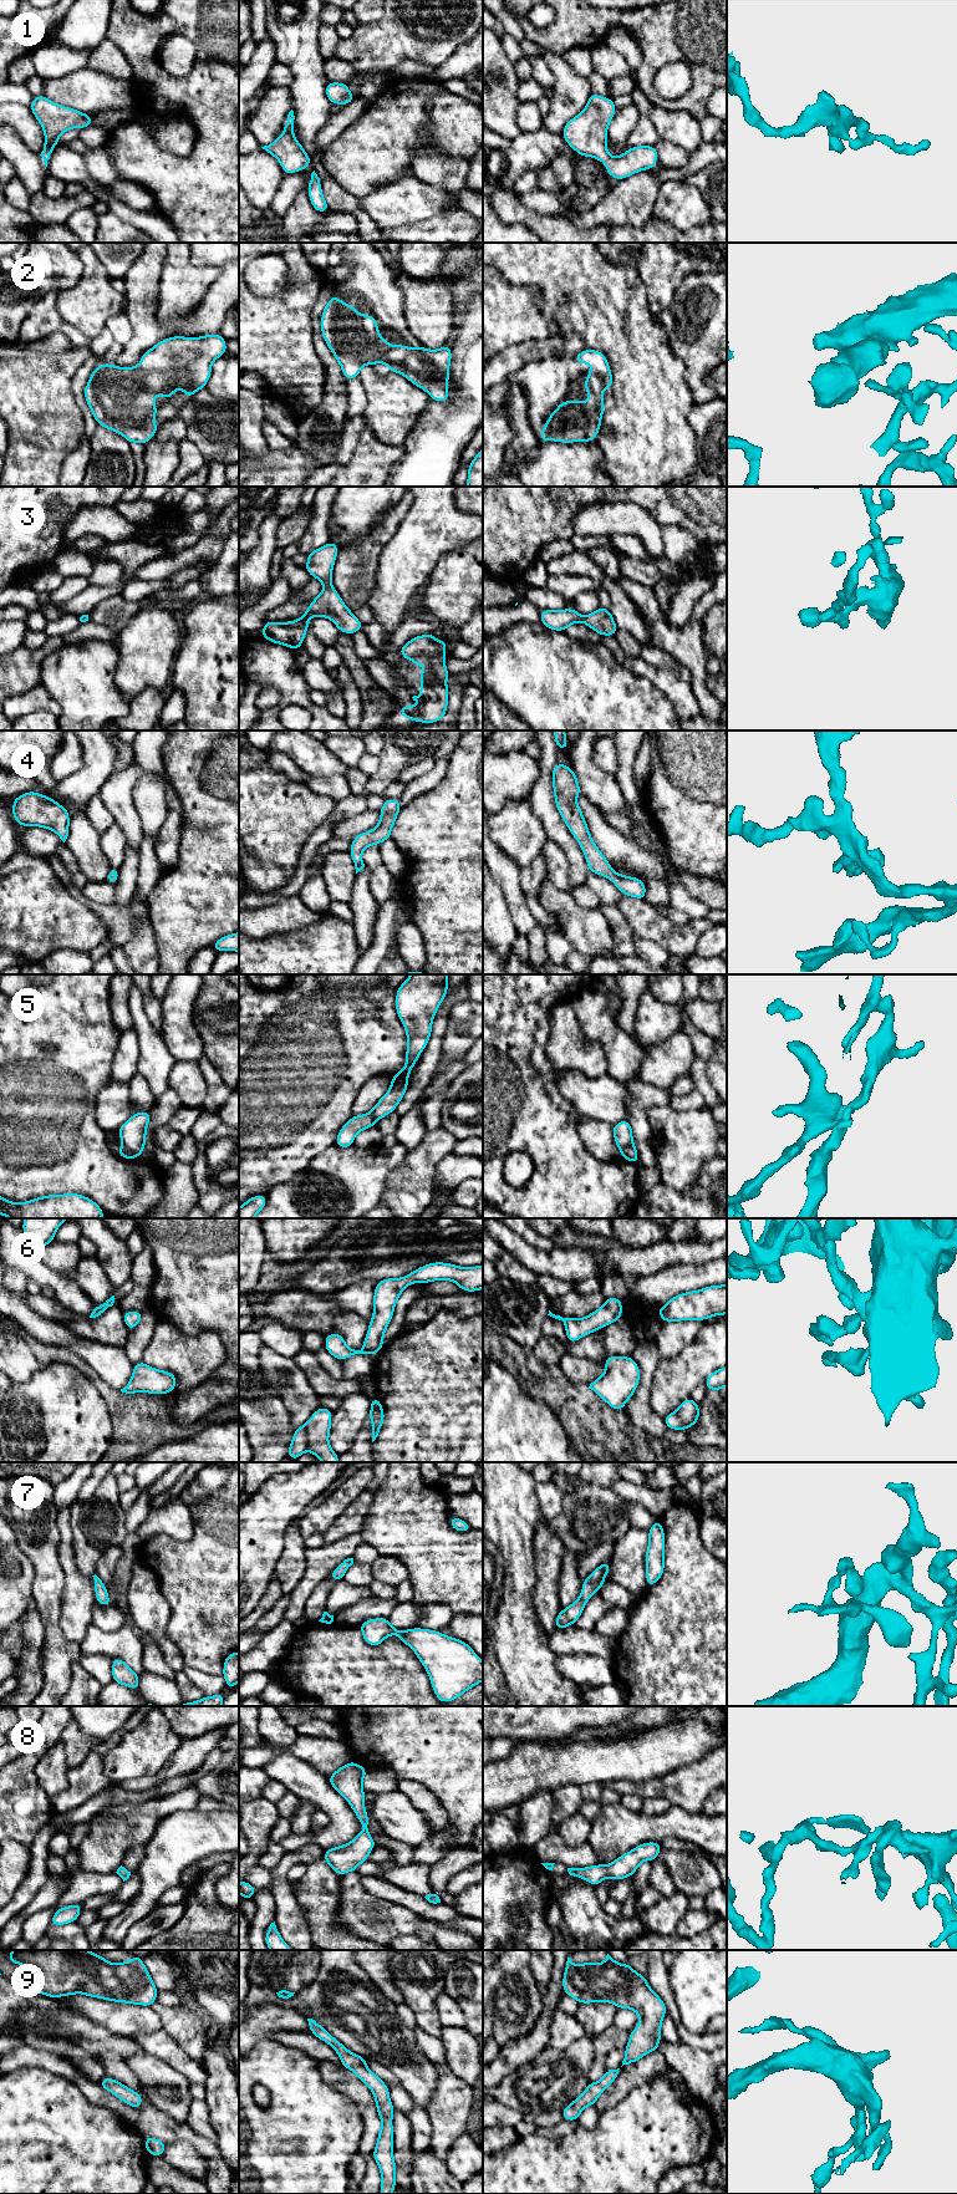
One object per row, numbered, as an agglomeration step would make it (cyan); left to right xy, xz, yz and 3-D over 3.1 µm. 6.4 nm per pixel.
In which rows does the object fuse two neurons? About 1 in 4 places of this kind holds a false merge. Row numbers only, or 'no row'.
5

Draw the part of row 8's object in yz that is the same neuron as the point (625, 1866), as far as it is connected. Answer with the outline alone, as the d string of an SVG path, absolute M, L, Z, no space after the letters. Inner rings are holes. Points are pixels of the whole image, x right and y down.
M647 1842L638 1844L610 1864L596 1864L585 1868L567 1868L567 1872L570 1875L579 1877L596 1887L601 1884L606 1877L612 1878L614 1880L621 1880L633 1875L642 1862L656 1860L661 1851L661 1842Z

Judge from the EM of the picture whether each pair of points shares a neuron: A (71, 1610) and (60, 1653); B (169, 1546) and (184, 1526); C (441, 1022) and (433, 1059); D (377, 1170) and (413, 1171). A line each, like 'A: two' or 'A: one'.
A: two
B: two
C: one
D: two

